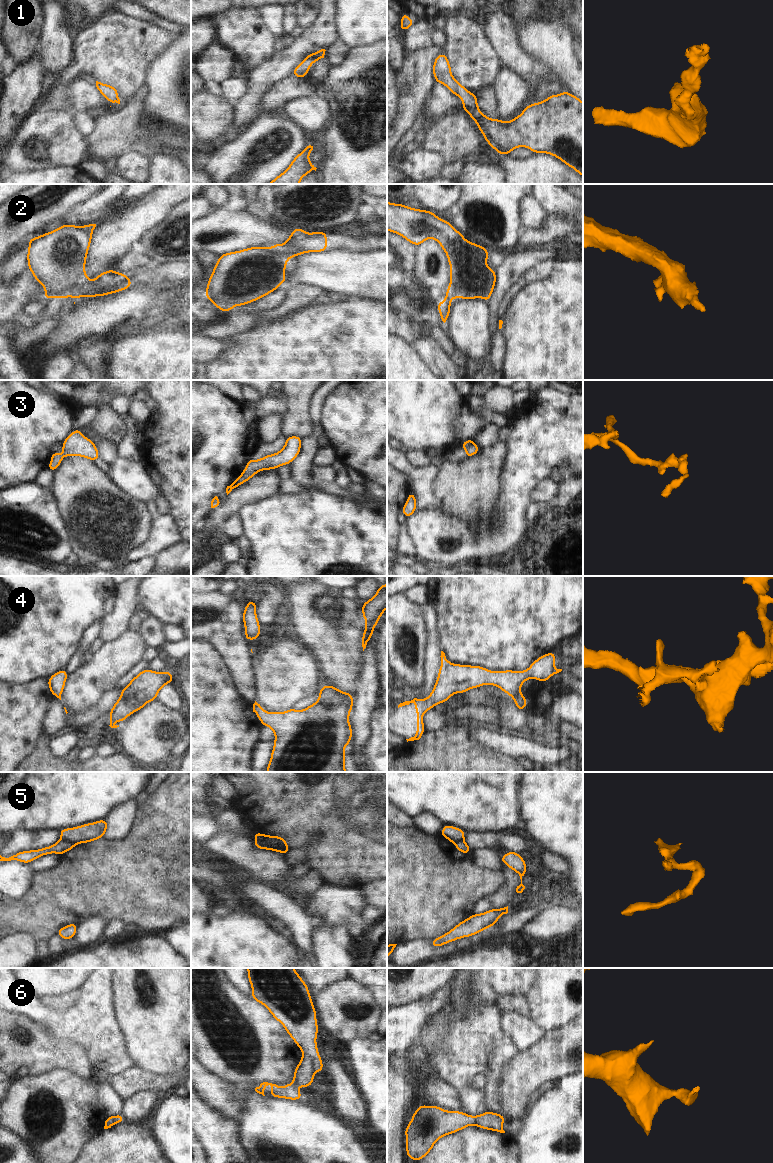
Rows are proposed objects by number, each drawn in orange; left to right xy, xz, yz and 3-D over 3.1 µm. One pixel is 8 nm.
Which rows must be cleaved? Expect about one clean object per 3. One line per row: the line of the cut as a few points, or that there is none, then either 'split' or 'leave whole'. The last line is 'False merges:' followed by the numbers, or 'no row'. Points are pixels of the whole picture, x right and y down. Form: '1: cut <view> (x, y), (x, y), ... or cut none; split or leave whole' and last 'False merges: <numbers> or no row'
1: cut none; leave whole
2: cut xy (88, 282), (78, 285), (70, 295); split
3: cut none; leave whole
4: cut yz (520, 692), (513, 698); split
5: cut xz (255, 838), (263, 842), (269, 849); split
6: cut xz (303, 1053), (311, 1059), (314, 1072); split
False merges: 2, 4, 5, 6

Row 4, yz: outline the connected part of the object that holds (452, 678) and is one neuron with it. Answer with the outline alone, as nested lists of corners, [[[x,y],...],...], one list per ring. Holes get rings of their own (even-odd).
[[[441,651],[440,657],[441,666],[431,694],[423,700],[414,698],[398,705],[398,708],[410,703],[416,705],[417,731],[414,737],[406,739],[407,742],[419,740],[423,736],[425,732],[423,715],[425,712],[434,708],[437,704],[445,703],[453,694],[465,694],[469,689],[483,685],[493,685],[514,698],[521,693],[521,685],[527,679],[546,682],[552,675],[562,671],[562,669],[556,669],[554,666],[556,659],[554,652],[541,655],[524,671],[491,671],[482,666],[453,664],[446,659],[443,651]]]

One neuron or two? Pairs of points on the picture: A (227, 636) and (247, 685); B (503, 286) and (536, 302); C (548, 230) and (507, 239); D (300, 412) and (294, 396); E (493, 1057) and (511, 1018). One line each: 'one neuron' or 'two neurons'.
A: one neuron
B: two neurons
C: two neurons
D: one neuron
E: two neurons

